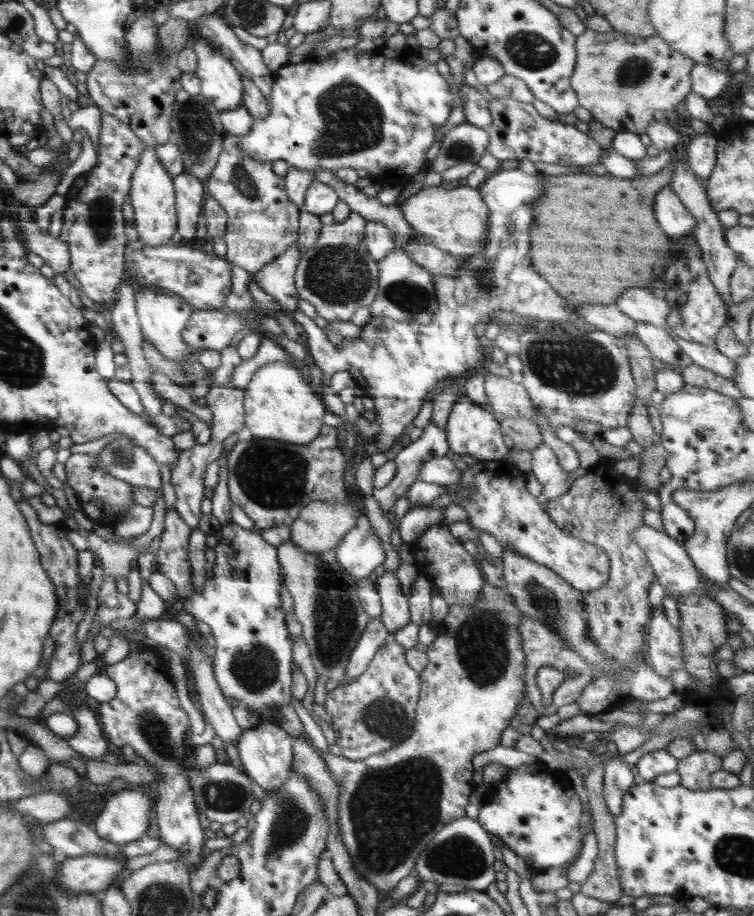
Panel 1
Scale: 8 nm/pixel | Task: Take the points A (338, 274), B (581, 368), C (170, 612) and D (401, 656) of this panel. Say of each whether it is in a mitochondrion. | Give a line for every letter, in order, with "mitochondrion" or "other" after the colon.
A: mitochondrion
B: mitochondrion
C: other
D: other

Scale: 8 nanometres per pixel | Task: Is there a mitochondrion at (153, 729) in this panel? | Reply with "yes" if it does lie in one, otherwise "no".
yes

